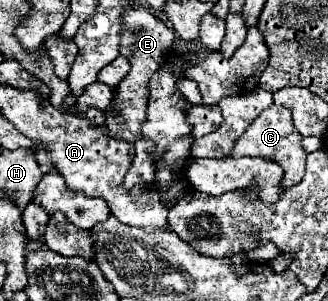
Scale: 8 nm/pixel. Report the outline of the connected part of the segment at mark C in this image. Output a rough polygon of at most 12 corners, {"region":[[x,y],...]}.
{"region":[[269,106],[231,156],[259,156],[283,168],[281,190],[303,180],[303,136],[291,108]]}

